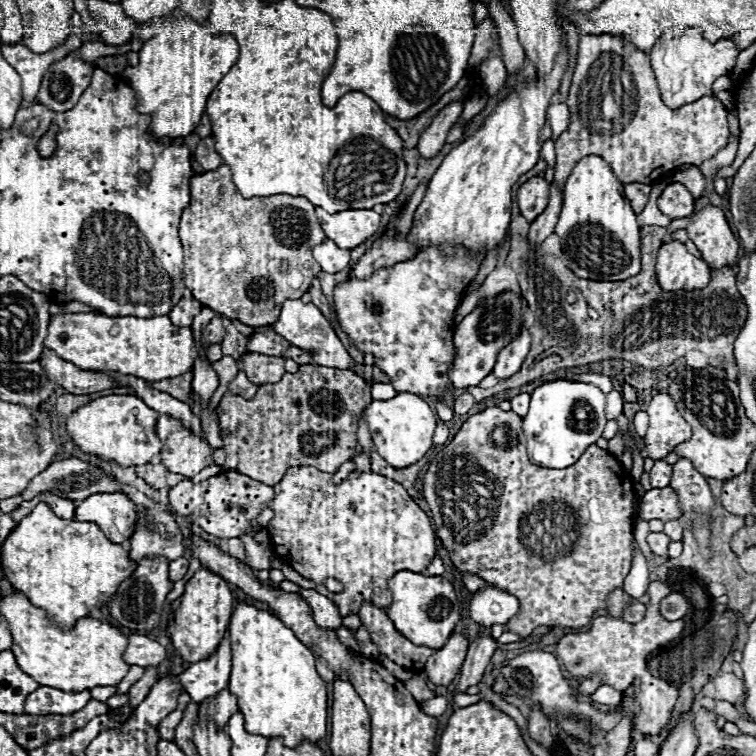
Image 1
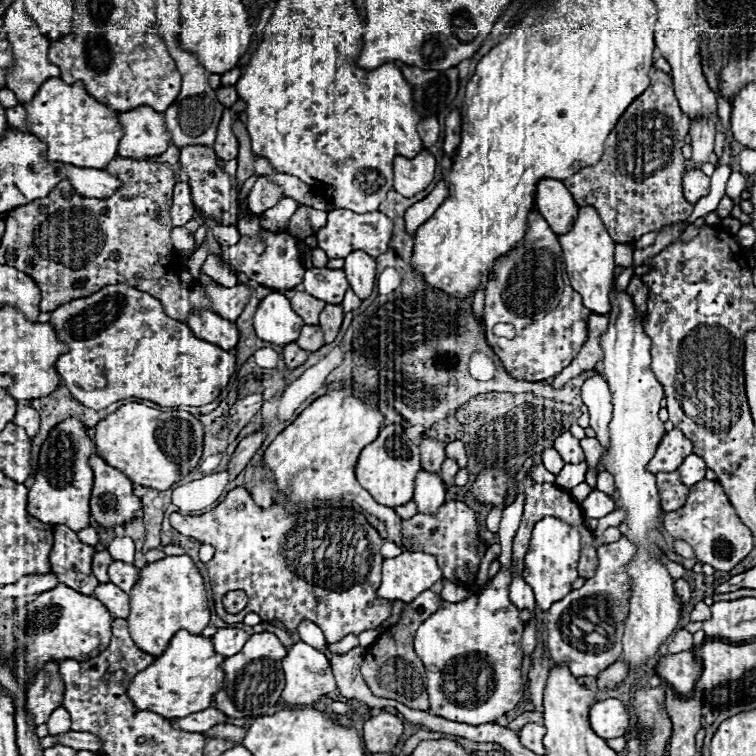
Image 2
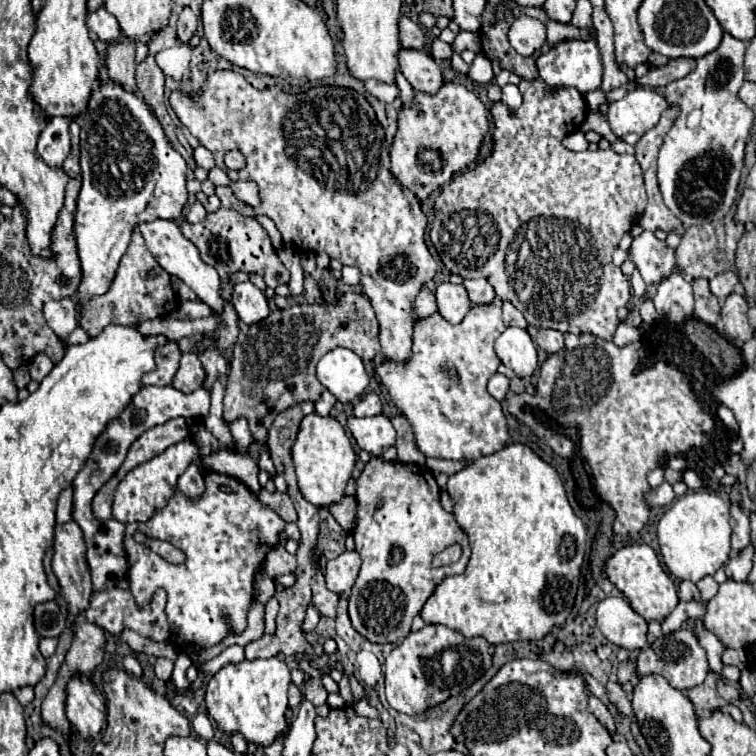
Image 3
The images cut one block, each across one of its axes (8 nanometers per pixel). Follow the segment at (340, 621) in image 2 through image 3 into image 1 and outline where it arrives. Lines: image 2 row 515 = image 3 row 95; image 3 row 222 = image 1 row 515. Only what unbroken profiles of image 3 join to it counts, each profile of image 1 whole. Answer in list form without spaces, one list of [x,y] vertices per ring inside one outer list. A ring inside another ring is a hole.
[[[300,466],[290,468],[282,482],[274,486],[276,496],[272,502],[268,502],[268,508],[274,510],[274,518],[266,526],[274,544],[274,552],[302,578],[312,580],[316,584],[316,592],[334,600],[342,616],[358,614],[360,604],[366,600],[378,608],[386,608],[390,606],[388,580],[400,570],[412,570],[420,574],[436,556],[436,540],[430,518],[418,508],[418,504],[398,482],[386,476],[374,472],[352,472],[342,484],[332,484],[330,478],[332,474],[320,472],[312,466]],[[350,504],[354,504],[356,508],[352,510]],[[326,578],[336,578],[344,586],[344,590],[330,592],[324,586]]]

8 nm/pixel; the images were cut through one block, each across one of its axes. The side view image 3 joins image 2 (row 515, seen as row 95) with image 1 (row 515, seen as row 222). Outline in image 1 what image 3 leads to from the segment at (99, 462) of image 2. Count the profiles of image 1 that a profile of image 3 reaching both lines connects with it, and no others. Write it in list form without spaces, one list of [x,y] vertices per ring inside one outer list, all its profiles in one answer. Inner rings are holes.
[[[122,492],[92,494],[76,508],[78,522],[94,522],[116,544],[122,544],[134,534],[140,520],[140,508]]]

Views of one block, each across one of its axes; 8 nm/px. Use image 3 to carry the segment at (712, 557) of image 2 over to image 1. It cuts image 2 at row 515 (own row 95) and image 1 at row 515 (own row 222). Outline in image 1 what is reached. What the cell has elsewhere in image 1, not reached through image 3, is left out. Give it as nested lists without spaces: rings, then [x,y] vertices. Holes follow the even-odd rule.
[[[680,458],[674,464],[670,486],[678,492],[678,504],[682,508],[682,516],[680,516],[682,524],[694,528],[694,534],[702,546],[702,552],[708,554],[706,542],[710,532],[706,528],[706,520],[714,508],[714,498],[706,478],[694,470],[690,460]]]

